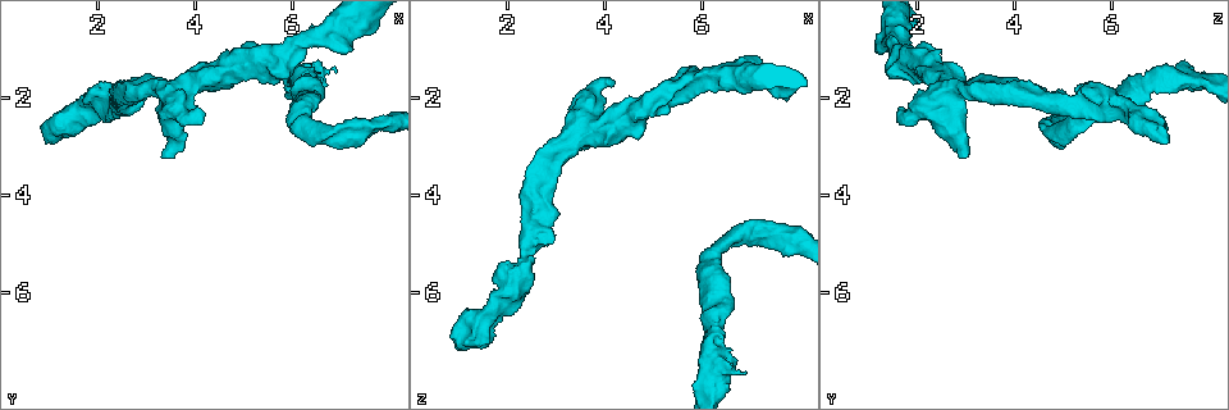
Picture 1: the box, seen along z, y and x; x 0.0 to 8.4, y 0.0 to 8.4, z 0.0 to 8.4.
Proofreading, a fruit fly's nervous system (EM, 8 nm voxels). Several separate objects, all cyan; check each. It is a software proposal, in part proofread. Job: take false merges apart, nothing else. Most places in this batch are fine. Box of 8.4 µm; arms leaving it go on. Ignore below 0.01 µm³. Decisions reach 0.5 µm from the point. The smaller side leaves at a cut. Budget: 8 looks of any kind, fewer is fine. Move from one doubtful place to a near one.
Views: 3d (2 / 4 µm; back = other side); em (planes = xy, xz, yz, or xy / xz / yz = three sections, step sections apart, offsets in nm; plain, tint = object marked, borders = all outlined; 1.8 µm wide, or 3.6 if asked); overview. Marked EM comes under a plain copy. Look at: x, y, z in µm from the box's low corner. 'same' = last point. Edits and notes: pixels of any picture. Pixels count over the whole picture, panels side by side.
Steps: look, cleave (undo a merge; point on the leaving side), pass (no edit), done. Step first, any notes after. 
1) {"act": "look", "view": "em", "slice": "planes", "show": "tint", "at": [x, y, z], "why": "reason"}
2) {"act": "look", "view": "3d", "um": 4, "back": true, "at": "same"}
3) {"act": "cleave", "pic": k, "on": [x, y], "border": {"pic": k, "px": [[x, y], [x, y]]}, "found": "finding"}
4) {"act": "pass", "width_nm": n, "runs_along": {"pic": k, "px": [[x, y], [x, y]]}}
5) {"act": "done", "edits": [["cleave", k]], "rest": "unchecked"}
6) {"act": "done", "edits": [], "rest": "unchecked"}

{"act": "look", "view": "em", "um": 3.6, "slice": "planes", "show": "tint", "at": [1.85, 2.20, 6.35], "why": "a narrow waist"}

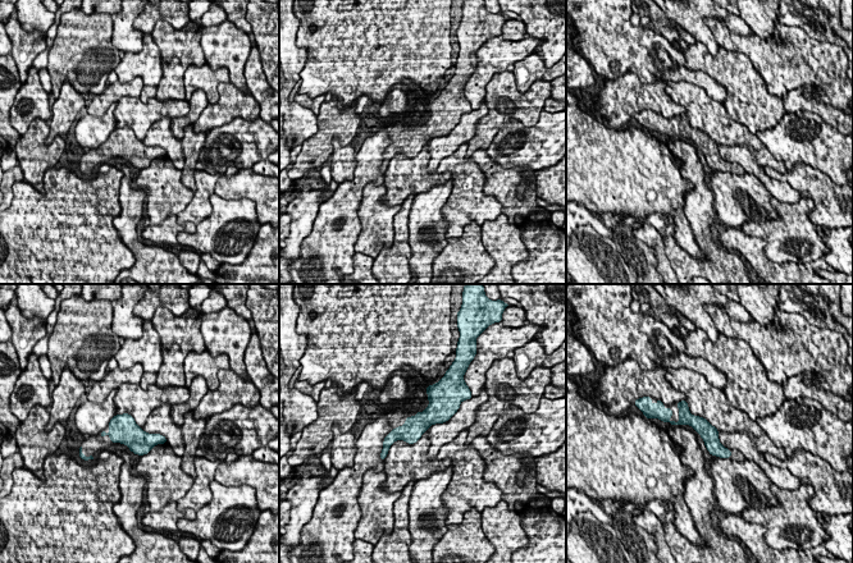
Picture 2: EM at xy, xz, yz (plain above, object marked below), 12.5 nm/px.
{"act": "pass", "width_nm": 220, "found": "continuous, no second neuron"}

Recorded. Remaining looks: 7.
{"act": "look", "view": "3d", "um": 4, "at": [3.40, 1.90, 2.85], "why": "looks like a crossing"}

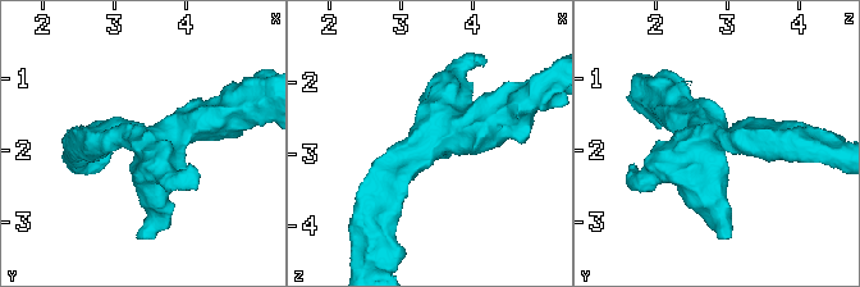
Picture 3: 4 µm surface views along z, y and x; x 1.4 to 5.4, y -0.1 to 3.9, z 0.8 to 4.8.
{"act": "look", "view": "em", "um": 3.6, "slice": "planes", "show": "borders", "at": [3.35, 1.85, 2.75], "arms": 4}

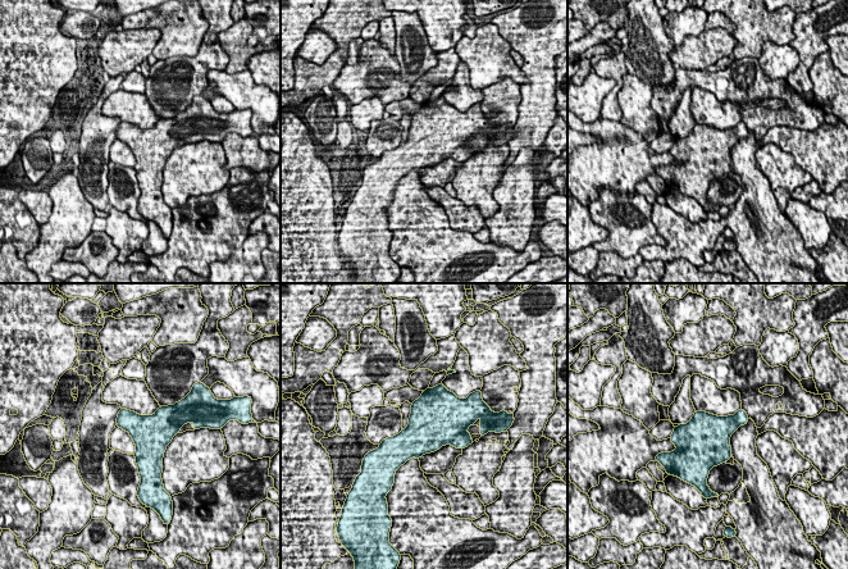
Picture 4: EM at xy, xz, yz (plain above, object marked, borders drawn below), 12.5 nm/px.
{"act": "pass", "found": "all the same neuron"}

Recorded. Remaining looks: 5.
{"act": "look", "view": "3d", "um": 2, "back": true, "at": [6.65, 0.75, 1.55], "why": "arms part here"}

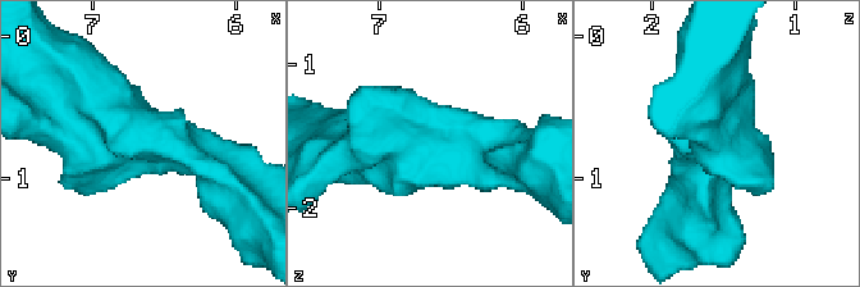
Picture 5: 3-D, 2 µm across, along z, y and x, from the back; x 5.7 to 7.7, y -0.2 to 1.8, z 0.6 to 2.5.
{"act": "look", "view": "em", "slice": "planes", "show": "tint", "at": [6.68, 0.68, 1.52]}

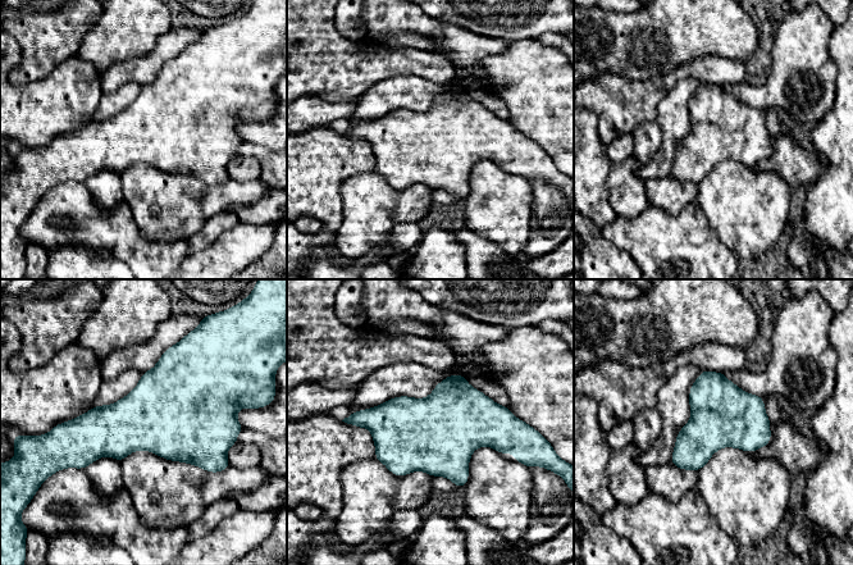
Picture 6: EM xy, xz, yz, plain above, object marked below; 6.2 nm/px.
{"act": "pass", "width_nm": 400, "found": "one neuron here"}

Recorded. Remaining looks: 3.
{"act": "done", "edits": [], "rest": "unchecked"}

